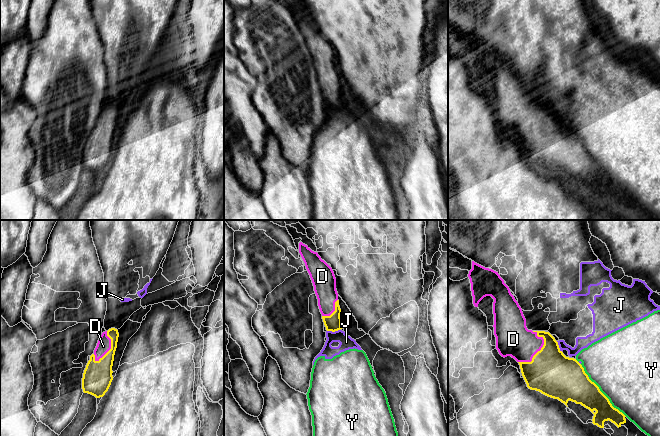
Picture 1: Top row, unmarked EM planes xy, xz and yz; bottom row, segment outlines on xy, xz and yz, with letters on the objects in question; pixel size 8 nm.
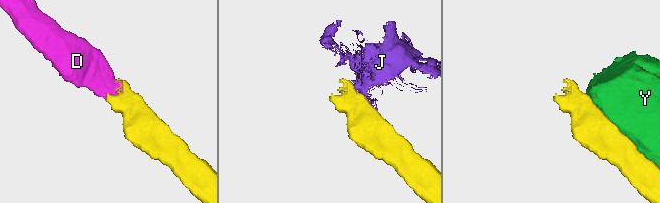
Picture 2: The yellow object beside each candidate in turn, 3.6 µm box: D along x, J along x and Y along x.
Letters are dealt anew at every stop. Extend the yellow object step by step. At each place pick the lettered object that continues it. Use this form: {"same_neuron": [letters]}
{"same_neuron": ["D"]}

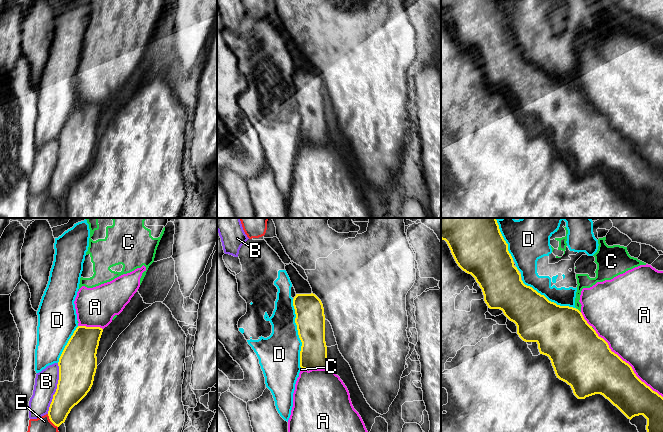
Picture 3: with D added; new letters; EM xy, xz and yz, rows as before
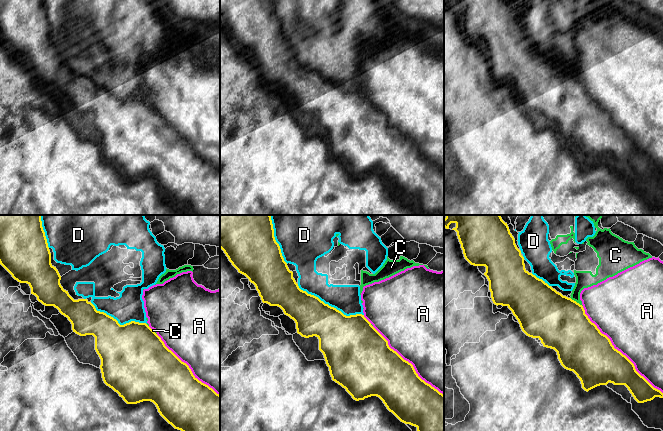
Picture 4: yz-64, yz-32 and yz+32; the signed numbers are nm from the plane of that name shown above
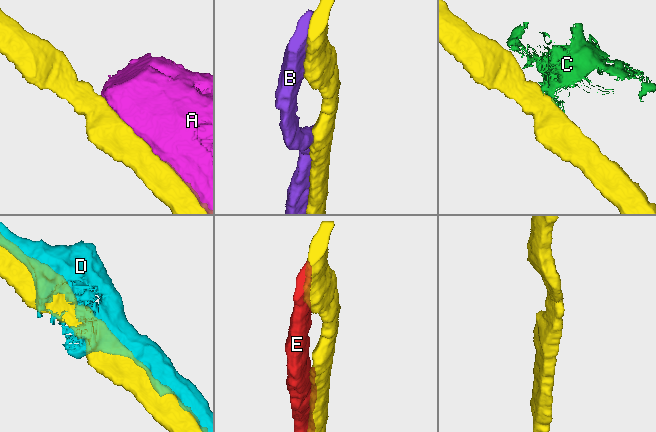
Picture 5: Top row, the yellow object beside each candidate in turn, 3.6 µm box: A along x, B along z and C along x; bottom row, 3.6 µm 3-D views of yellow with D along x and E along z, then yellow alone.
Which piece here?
{"same_neuron": []}

